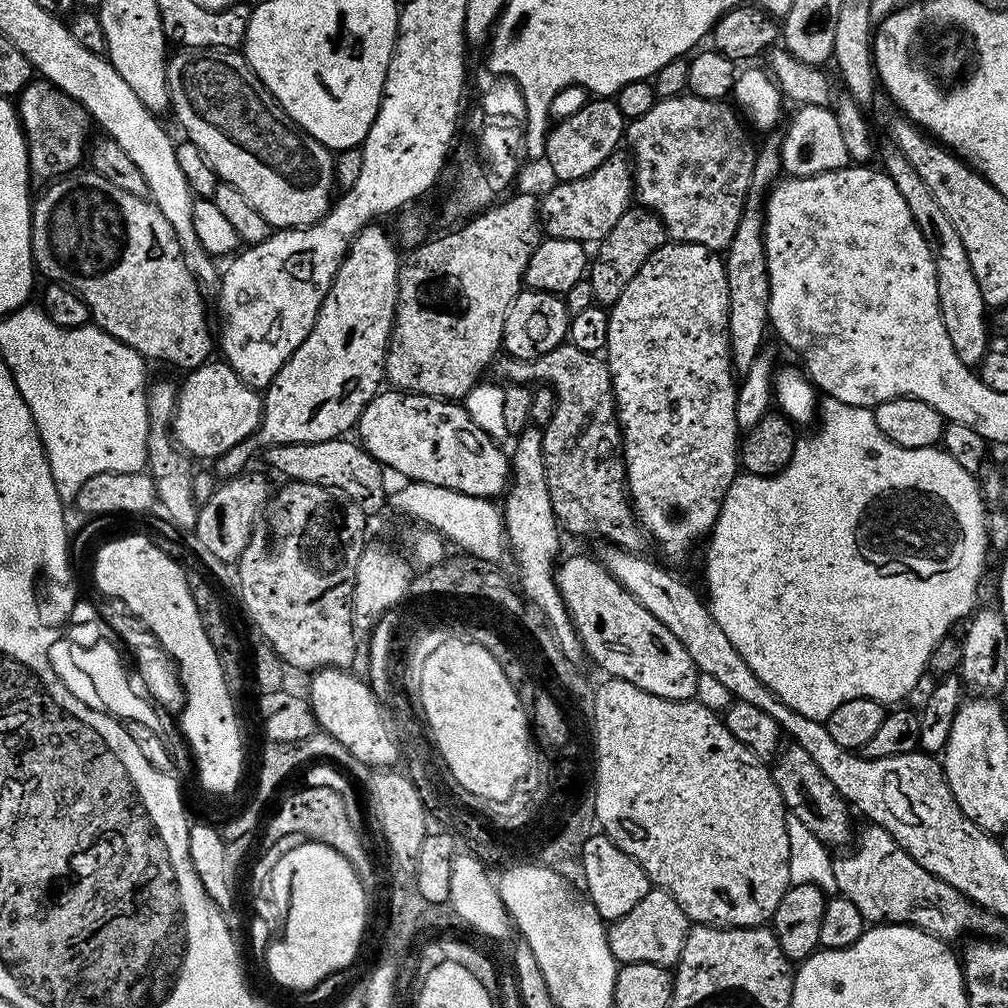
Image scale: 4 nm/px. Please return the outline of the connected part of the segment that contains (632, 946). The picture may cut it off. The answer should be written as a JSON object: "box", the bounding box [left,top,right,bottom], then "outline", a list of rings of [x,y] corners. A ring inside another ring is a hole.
{"box":[607,886,689,965],"outline":[[[655,886],[649,887],[646,898],[642,898],[642,902],[638,902],[638,906],[630,910],[630,914],[607,925],[610,954],[616,959],[617,965],[634,962],[675,965],[682,954],[689,927],[687,914],[682,910],[682,906],[678,906],[678,902],[674,902],[671,894]]]}

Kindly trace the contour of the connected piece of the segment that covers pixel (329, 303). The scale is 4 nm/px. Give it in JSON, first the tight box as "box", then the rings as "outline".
{"box":[214,223,402,478],"outline":[[[383,223],[368,224],[352,239],[326,298],[322,298],[322,306],[314,318],[311,334],[305,338],[302,346],[298,346],[298,350],[294,350],[294,354],[290,354],[282,370],[278,370],[267,388],[263,389],[263,412],[254,439],[249,438],[234,445],[214,460],[217,477],[233,478],[241,475],[247,469],[244,467],[247,466],[248,459],[256,452],[255,440],[264,444],[263,446],[290,442],[326,442],[351,433],[360,421],[362,410],[381,392],[386,380],[384,355],[388,352],[392,319],[396,317],[396,291],[402,256],[401,253],[396,253],[398,244],[393,233],[391,236],[380,224]]]}

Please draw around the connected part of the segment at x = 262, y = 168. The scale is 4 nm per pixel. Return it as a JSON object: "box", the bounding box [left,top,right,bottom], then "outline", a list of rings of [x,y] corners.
{"box":[168,50,336,229],"outline":[[[180,50],[177,56],[175,53],[168,62],[168,98],[171,115],[176,115],[177,122],[184,127],[184,132],[188,135],[185,137],[191,144],[198,146],[198,150],[202,150],[202,154],[210,162],[217,177],[223,183],[232,184],[234,190],[238,190],[238,194],[242,194],[242,198],[246,198],[246,202],[250,202],[250,206],[254,206],[254,210],[258,210],[258,214],[262,214],[262,218],[266,218],[266,222],[272,224],[273,229],[304,228],[308,224],[316,224],[332,207],[334,203],[332,192],[334,193],[336,182],[336,162],[333,153],[326,146],[322,146],[322,142],[318,142],[310,133],[301,132],[296,127],[296,123],[285,114],[280,103],[269,94],[264,83],[256,77],[254,70],[239,51]]]}

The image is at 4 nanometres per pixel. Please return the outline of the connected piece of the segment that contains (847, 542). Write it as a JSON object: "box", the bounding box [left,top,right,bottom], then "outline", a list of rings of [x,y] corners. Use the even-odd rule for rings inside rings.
{"box":[704,399,990,722],"outline":[[[825,399],[818,408],[818,421],[820,420],[820,429],[813,436],[797,439],[796,449],[790,458],[788,465],[782,469],[776,476],[750,476],[747,474],[738,474],[733,478],[732,484],[728,487],[724,495],[724,504],[720,507],[720,513],[716,519],[716,526],[710,533],[708,544],[708,566],[704,570],[704,580],[708,583],[708,594],[706,592],[706,603],[709,611],[718,625],[722,626],[723,633],[730,638],[731,645],[734,646],[742,658],[746,660],[746,665],[750,666],[750,670],[757,675],[761,680],[777,696],[778,699],[785,703],[790,710],[797,711],[798,714],[804,715],[808,719],[827,722],[830,714],[834,714],[834,710],[838,710],[838,706],[842,706],[842,702],[850,702],[850,698],[874,698],[880,701],[885,706],[895,705],[897,702],[903,701],[907,697],[908,692],[914,686],[914,682],[918,682],[918,678],[926,675],[928,667],[928,659],[935,646],[944,636],[949,635],[953,631],[952,624],[967,621],[971,617],[974,609],[977,607],[976,595],[980,592],[980,579],[984,576],[984,567],[988,564],[988,552],[990,553],[990,545],[988,543],[988,517],[989,513],[984,512],[986,501],[981,485],[978,483],[977,477],[971,472],[962,470],[962,466],[958,466],[958,462],[954,462],[954,458],[950,458],[950,454],[935,448],[903,448],[894,442],[890,442],[890,438],[886,438],[886,434],[882,434],[882,430],[878,430],[878,422],[874,422],[874,414],[871,408],[863,408],[862,406],[850,406],[846,402],[838,402],[837,400]]]}

